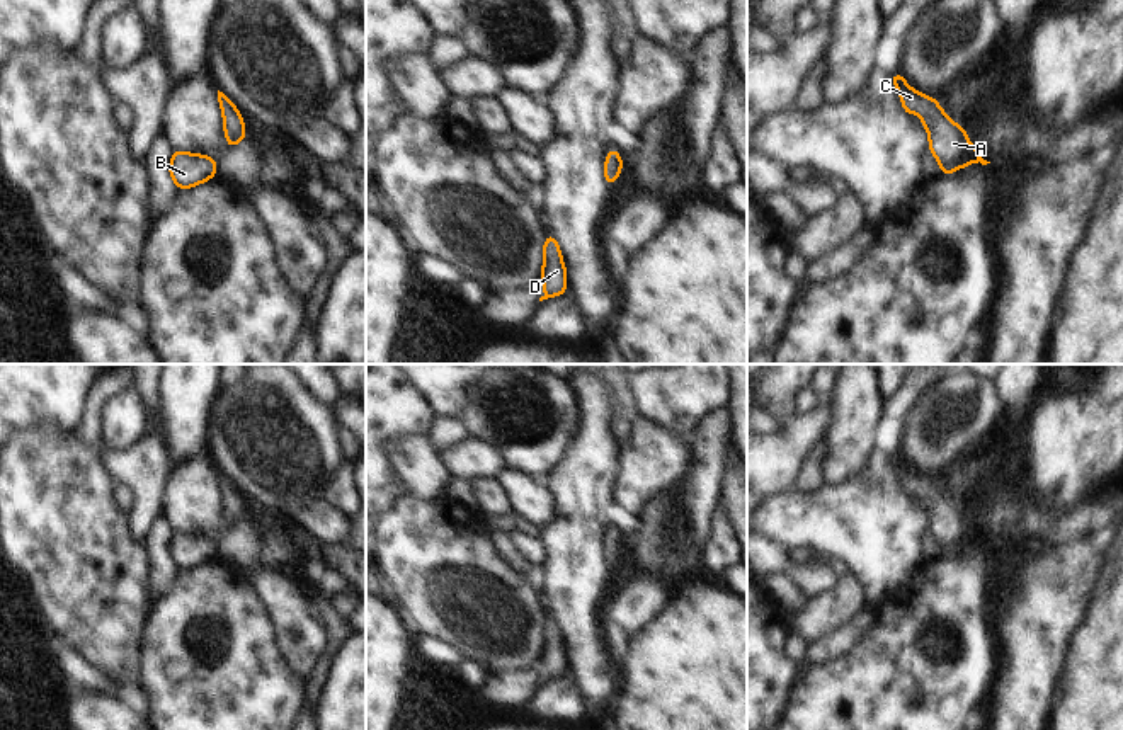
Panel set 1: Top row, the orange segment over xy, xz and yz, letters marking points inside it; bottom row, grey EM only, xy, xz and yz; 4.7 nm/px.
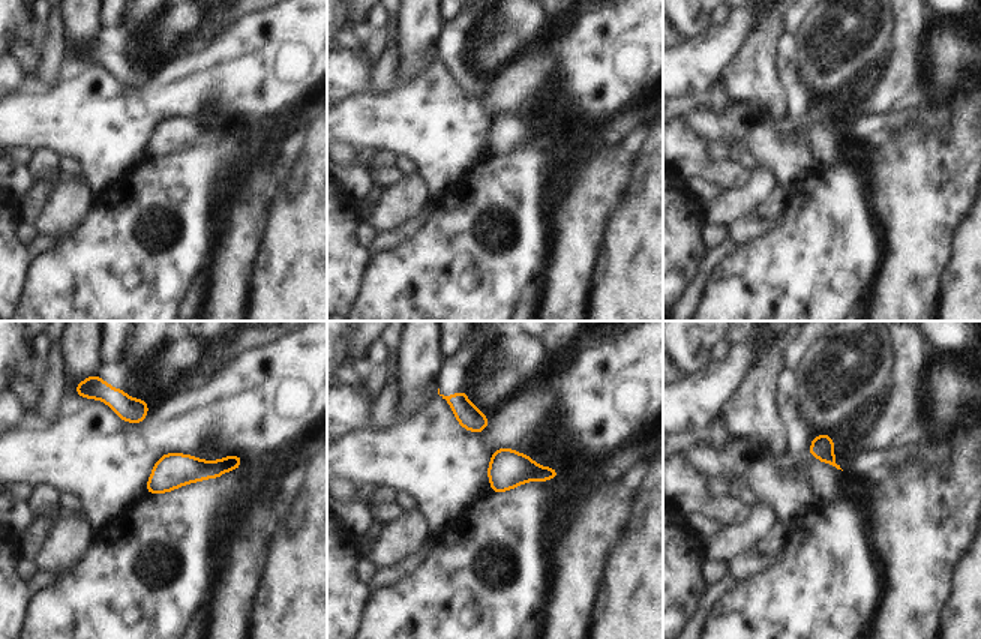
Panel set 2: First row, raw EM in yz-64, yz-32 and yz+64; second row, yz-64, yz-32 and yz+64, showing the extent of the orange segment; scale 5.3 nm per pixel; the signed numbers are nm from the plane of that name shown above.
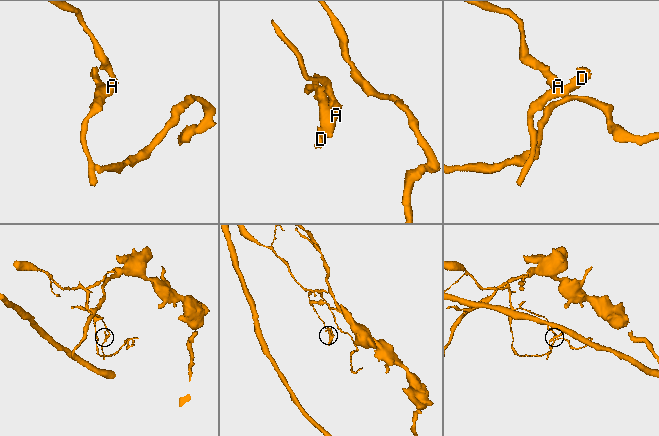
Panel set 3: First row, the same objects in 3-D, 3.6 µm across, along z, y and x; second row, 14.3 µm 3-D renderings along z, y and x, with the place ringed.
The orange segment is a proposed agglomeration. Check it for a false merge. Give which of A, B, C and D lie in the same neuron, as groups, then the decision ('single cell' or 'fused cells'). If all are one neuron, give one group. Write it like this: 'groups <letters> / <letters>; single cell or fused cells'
groups A B C D; single cell

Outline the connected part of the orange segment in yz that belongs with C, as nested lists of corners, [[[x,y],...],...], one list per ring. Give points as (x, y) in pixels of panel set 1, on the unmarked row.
[[[900,453],[890,459],[898,471],[904,493],[921,497],[929,516],[929,533],[939,543],[943,556],[951,556],[956,550],[965,550],[973,543],[990,545],[975,531],[966,512],[943,493],[936,480],[910,470]]]

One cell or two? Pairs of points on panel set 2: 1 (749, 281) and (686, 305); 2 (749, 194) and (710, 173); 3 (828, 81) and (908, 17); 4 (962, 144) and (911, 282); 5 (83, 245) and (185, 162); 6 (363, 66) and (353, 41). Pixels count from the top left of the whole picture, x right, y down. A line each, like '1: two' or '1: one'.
1: two
2: two
3: two
4: one
5: one
6: two

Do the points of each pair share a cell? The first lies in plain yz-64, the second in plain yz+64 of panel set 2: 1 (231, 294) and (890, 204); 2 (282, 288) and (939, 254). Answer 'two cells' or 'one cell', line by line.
1: one cell
2: two cells

